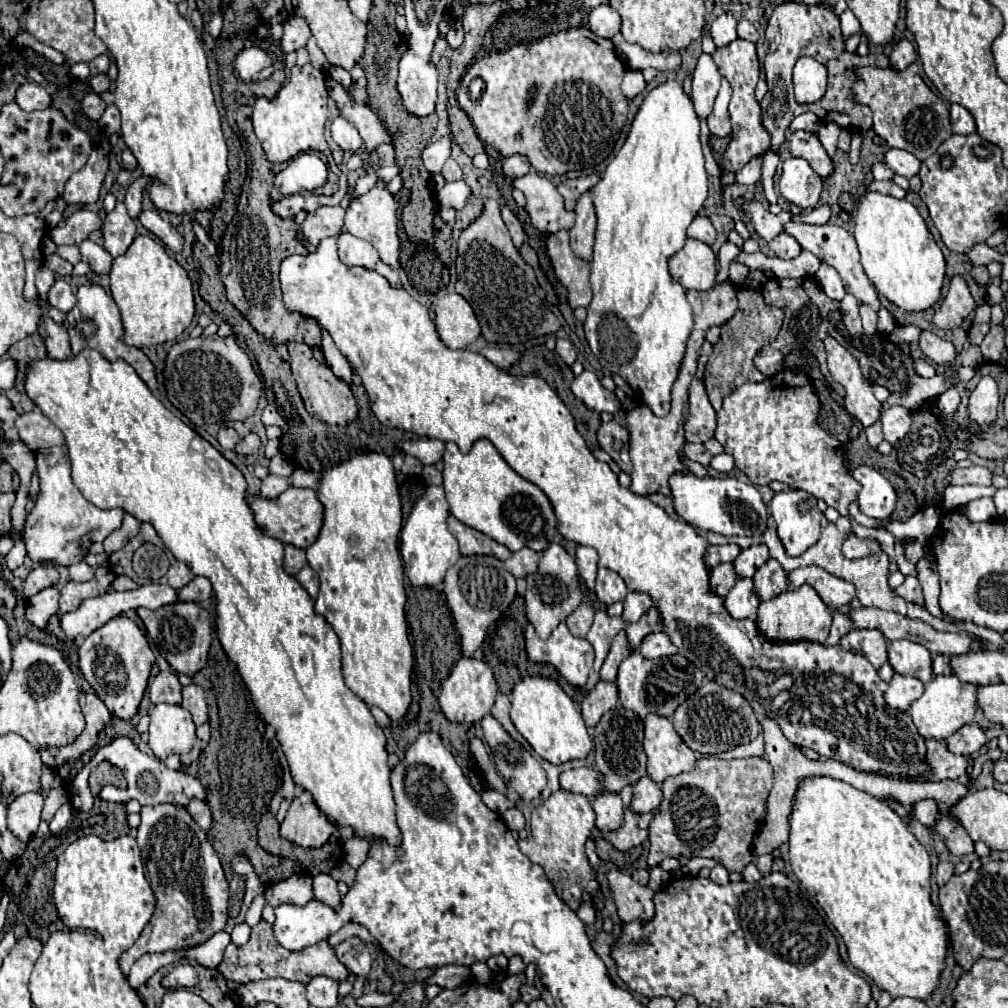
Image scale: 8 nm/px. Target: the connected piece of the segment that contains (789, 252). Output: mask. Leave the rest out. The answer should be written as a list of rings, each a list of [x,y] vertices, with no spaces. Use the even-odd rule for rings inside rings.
[[[781,232],[775,240],[771,240],[771,242],[769,242],[769,248],[771,248],[779,258],[783,258],[783,260],[795,258],[795,256],[799,256],[799,252],[801,252],[799,242],[797,242],[791,234],[787,234],[787,232]]]

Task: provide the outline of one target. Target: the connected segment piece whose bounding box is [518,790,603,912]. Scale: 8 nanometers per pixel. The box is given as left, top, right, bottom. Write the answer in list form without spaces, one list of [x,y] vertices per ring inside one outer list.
[[[559,790],[549,796],[541,806],[537,806],[531,814],[532,840],[519,839],[519,849],[531,862],[543,866],[547,878],[555,886],[557,896],[571,908],[577,910],[581,904],[581,896],[591,894],[591,904],[597,912],[603,910],[603,894],[599,890],[597,872],[591,868],[585,856],[585,840],[595,830],[595,812],[591,802],[583,794],[571,794]]]

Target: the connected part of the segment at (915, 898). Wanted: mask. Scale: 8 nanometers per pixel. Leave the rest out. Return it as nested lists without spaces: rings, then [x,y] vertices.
[[[807,776],[799,782],[799,788],[795,792],[795,800],[793,800],[793,808],[789,814],[789,862],[791,868],[795,872],[795,876],[799,878],[799,882],[807,888],[807,892],[821,904],[821,908],[825,910],[827,918],[831,920],[831,924],[839,930],[847,952],[849,952],[849,960],[851,964],[865,972],[867,976],[871,976],[871,980],[885,992],[889,992],[893,998],[899,996],[911,996],[911,998],[919,998],[925,1000],[937,986],[939,986],[939,972],[943,968],[943,960],[945,960],[945,950],[947,950],[947,924],[943,922],[939,910],[933,906],[931,902],[931,860],[927,850],[917,842],[917,838],[905,828],[903,820],[897,816],[897,812],[873,798],[871,794],[865,794],[857,788],[853,788],[847,782],[829,778],[829,776]]]

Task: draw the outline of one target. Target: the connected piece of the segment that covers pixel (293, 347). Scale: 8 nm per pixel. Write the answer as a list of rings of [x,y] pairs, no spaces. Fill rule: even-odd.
[[[291,342],[289,356],[291,356],[291,360],[289,360],[291,374],[297,382],[297,390],[299,390],[301,398],[305,402],[305,408],[311,416],[315,416],[327,424],[341,424],[341,426],[345,426],[357,418],[357,402],[353,398],[351,388],[345,382],[337,380],[329,366],[317,362],[317,358],[313,356],[313,352],[307,344]]]

